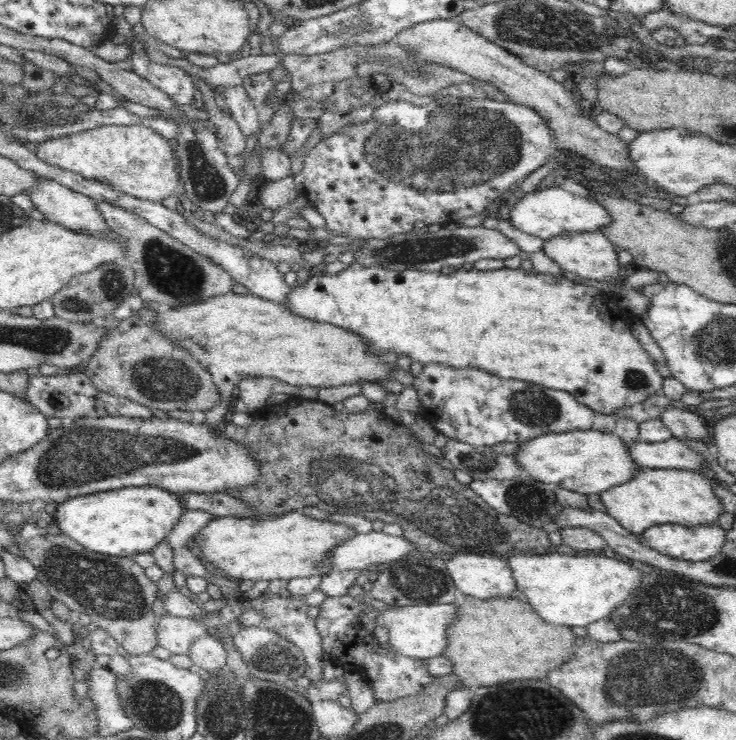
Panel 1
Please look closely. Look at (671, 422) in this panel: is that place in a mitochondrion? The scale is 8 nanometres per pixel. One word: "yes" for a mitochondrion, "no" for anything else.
no

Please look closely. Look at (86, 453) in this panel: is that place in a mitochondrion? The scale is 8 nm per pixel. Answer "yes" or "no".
yes

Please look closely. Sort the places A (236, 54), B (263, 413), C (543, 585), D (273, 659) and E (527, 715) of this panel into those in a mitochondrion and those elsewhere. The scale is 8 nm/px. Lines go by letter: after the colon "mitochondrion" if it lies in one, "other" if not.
A: other
B: other
C: other
D: mitochondrion
E: mitochondrion

